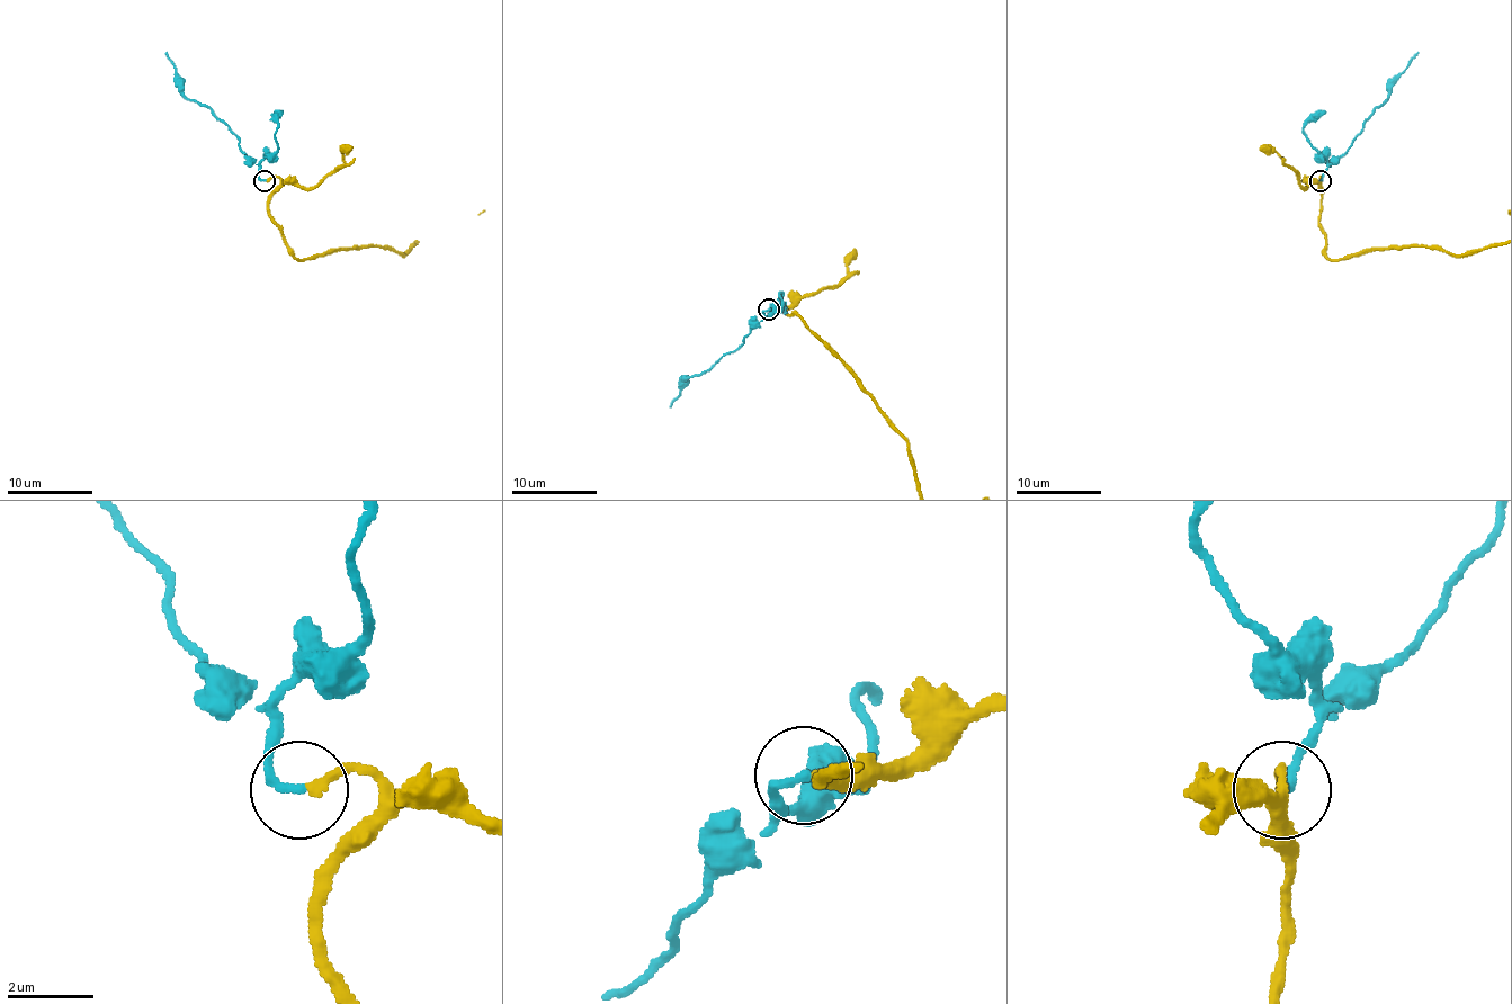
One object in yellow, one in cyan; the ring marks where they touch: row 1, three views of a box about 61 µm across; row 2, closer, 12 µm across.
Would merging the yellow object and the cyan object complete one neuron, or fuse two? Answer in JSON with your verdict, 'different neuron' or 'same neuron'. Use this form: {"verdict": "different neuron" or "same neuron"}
{"verdict": "same neuron"}

